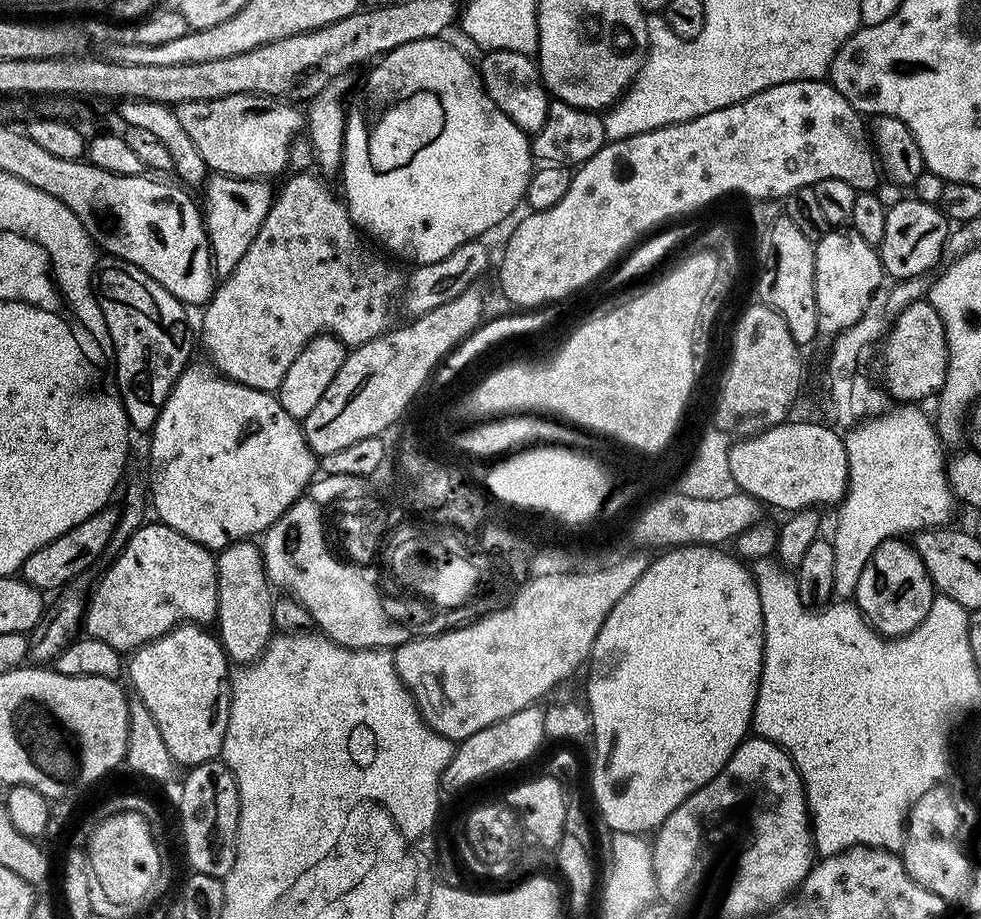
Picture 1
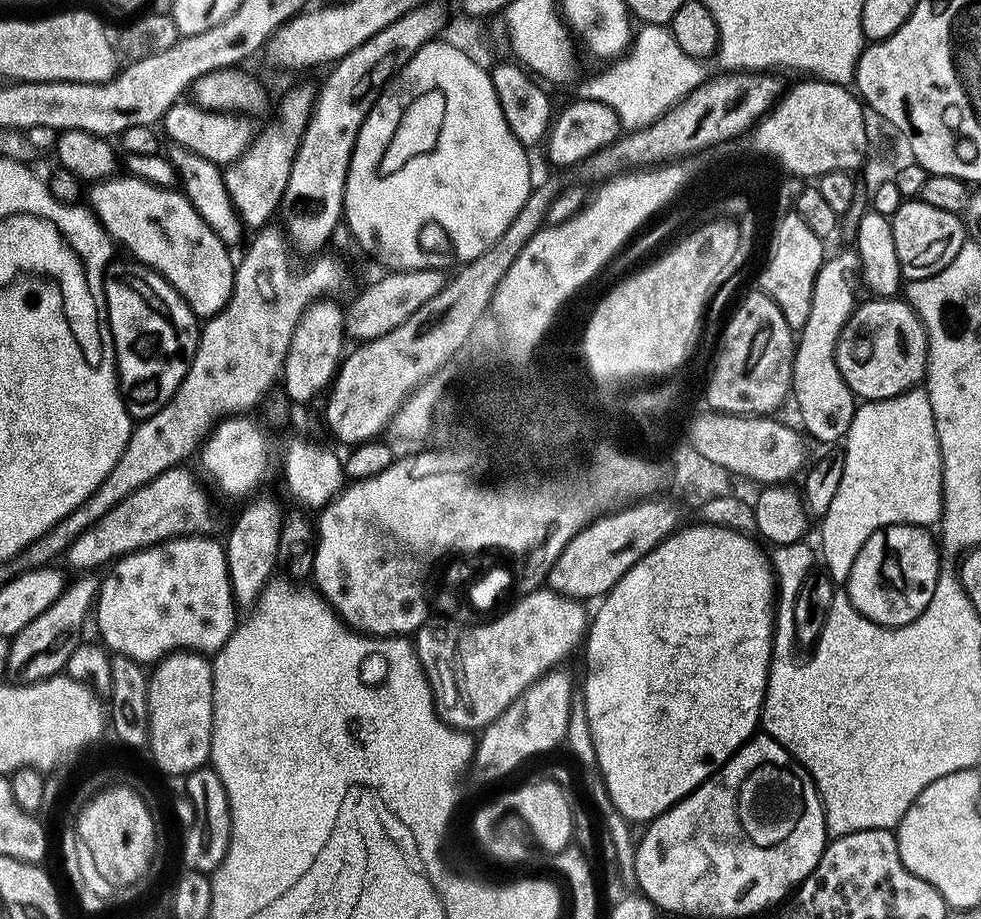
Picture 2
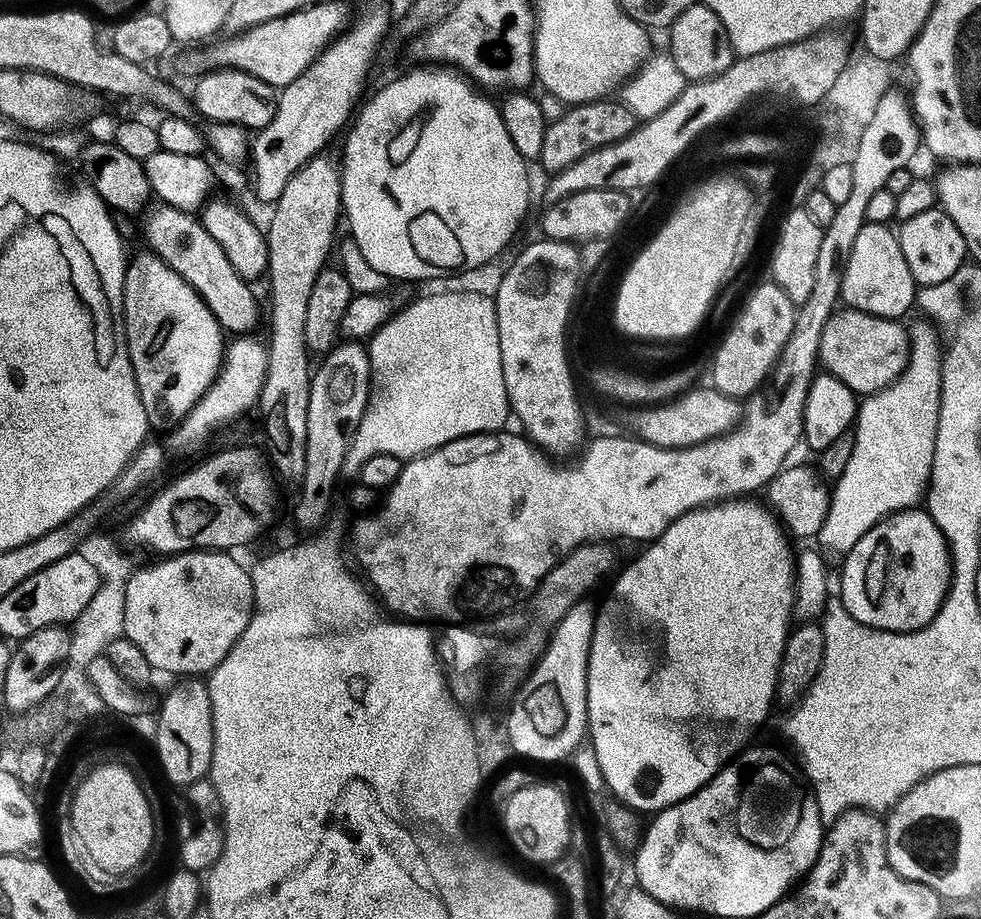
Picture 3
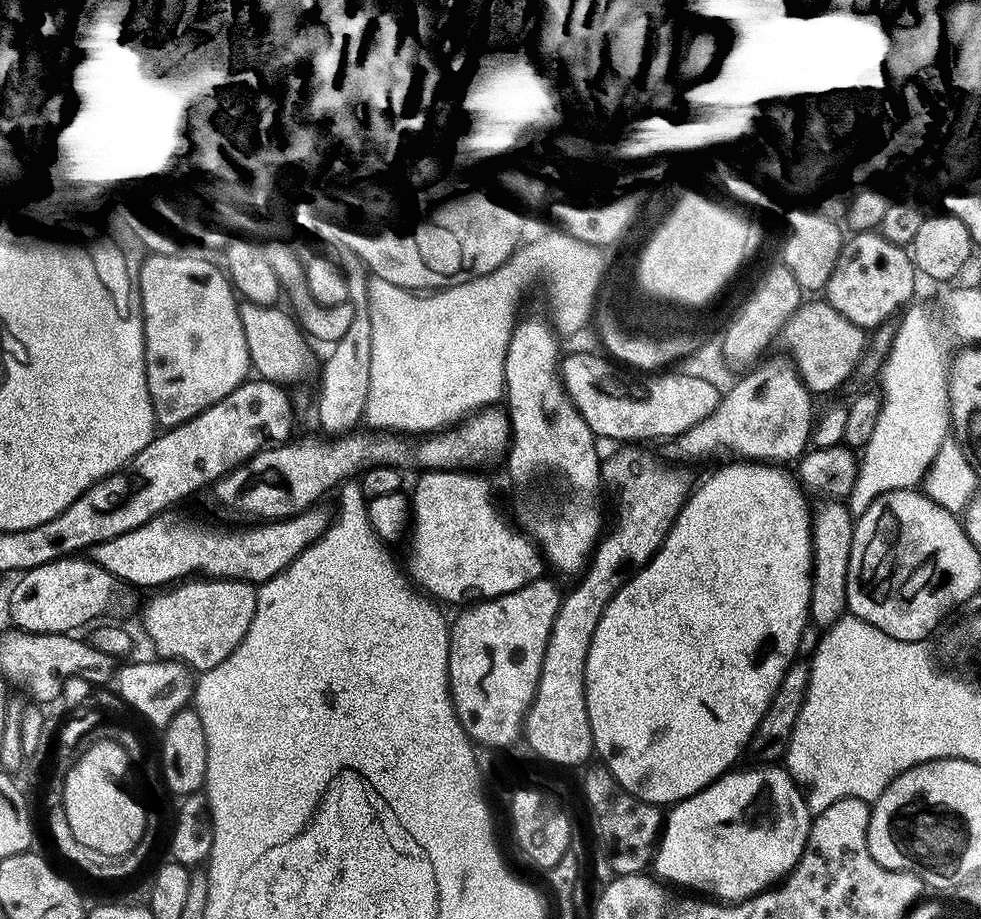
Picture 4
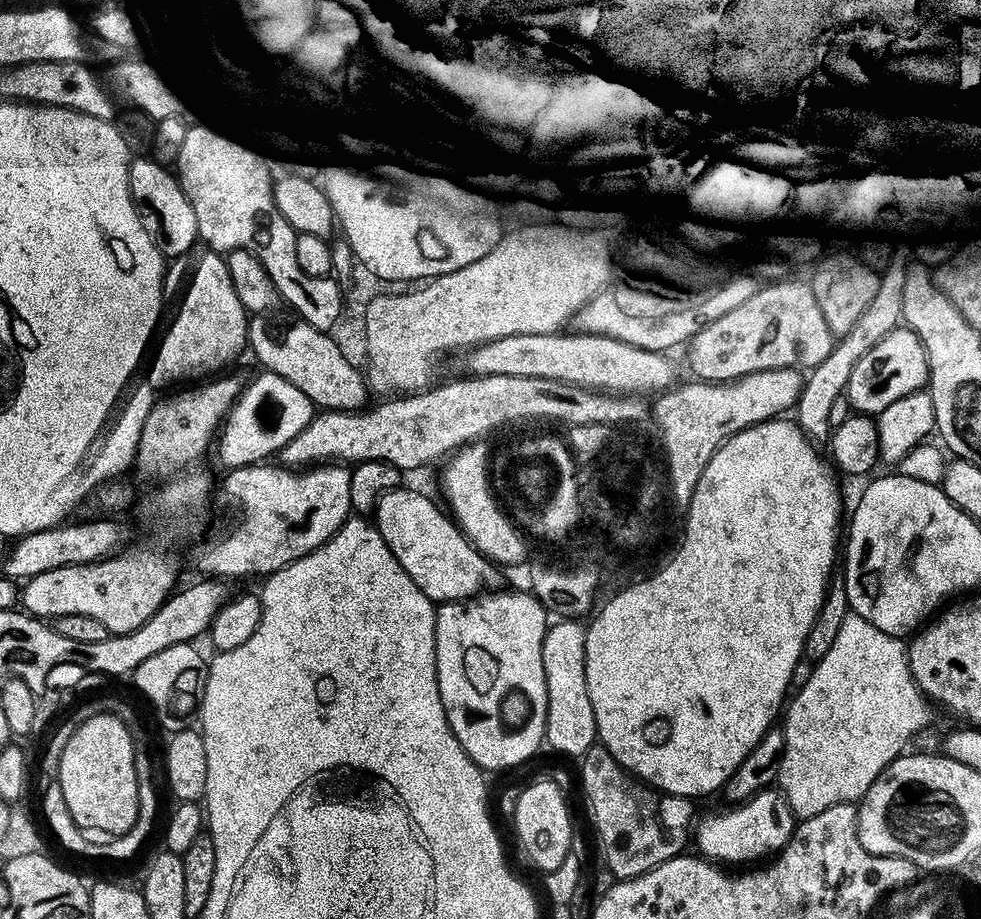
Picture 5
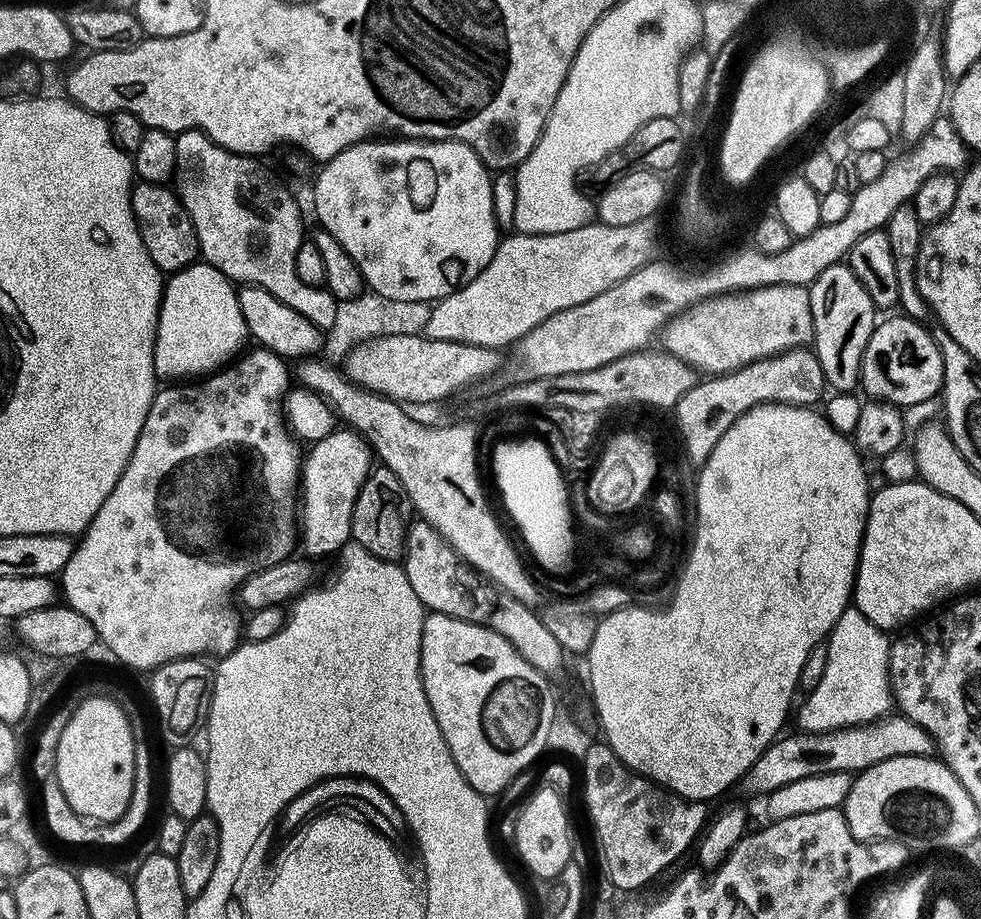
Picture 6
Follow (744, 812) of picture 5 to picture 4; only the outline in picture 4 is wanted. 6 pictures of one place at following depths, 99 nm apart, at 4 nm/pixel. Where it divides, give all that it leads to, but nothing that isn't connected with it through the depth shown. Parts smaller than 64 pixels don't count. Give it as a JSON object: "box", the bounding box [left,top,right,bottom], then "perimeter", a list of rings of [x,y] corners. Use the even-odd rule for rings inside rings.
{"box":[650,762,814,902],"perimeter":[[[772,762],[765,763],[760,767],[764,768],[744,768],[741,772],[729,770],[718,777],[713,784],[707,784],[700,792],[696,792],[690,798],[681,800],[679,804],[673,804],[667,809],[664,827],[660,834],[660,843],[656,845],[656,854],[653,856],[650,865],[651,871],[659,879],[680,890],[695,890],[705,897],[715,898],[720,902],[735,902],[746,900],[750,896],[757,896],[764,889],[773,887],[777,882],[783,880],[791,872],[792,867],[800,861],[804,853],[806,838],[810,834],[814,814],[808,809],[808,803],[804,801],[804,794],[800,787],[796,785],[796,781],[792,779],[787,767],[777,766]]]}

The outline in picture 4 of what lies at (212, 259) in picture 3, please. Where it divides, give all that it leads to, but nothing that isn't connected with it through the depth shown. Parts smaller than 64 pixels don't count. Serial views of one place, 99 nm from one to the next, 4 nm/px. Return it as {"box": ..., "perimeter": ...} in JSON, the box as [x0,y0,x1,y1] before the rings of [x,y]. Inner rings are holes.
{"box":[238,302,309,386],"perimeter":[[[244,302],[238,309],[242,330],[246,334],[246,350],[251,371],[259,379],[281,386],[289,386],[295,380],[302,379],[308,372],[309,341],[293,317],[285,309],[284,313],[280,306]]]}

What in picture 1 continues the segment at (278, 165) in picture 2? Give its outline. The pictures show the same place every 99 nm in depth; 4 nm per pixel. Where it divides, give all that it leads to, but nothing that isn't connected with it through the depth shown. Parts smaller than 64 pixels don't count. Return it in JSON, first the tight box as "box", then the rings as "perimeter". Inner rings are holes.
{"box":[202,174,274,277],"perimeter":[[[212,174],[203,185],[202,215],[208,230],[208,245],[212,247],[212,262],[217,277],[230,275],[234,266],[242,262],[242,254],[250,250],[250,242],[254,242],[258,230],[262,230],[262,222],[266,222],[266,214],[274,199],[274,188],[268,184],[271,183],[260,178],[242,180],[239,176]]]}

